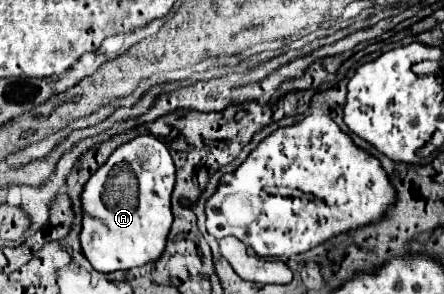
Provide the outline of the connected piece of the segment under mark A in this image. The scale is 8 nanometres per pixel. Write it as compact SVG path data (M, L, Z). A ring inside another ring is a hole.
M151 134L137 136L121 144L109 160L87 180L81 192L81 250L91 266L109 274L115 270L129 270L143 266L161 256L167 240L167 232L173 222L171 192L175 184L175 166L169 150L161 140ZM135 178L137 190L131 196L131 180ZM109 184L111 200L103 198L103 190Z

